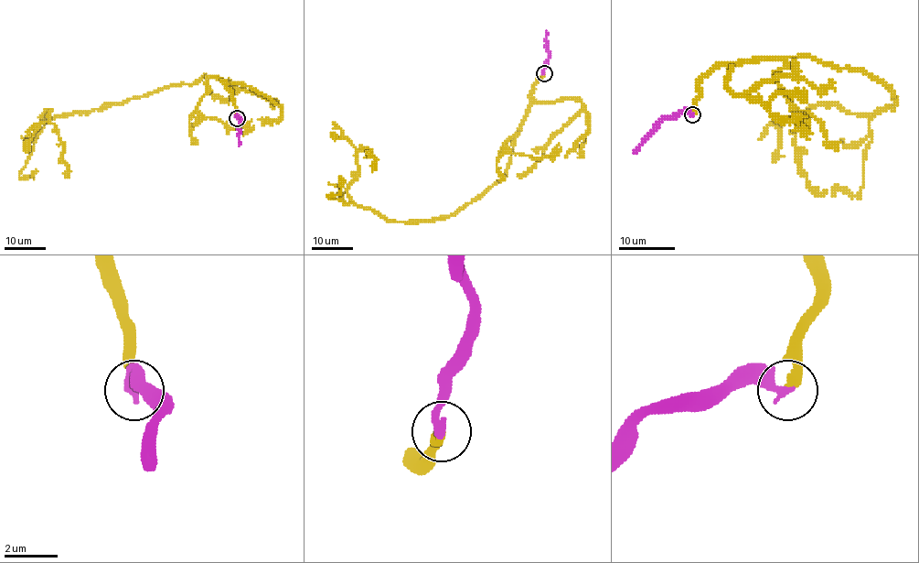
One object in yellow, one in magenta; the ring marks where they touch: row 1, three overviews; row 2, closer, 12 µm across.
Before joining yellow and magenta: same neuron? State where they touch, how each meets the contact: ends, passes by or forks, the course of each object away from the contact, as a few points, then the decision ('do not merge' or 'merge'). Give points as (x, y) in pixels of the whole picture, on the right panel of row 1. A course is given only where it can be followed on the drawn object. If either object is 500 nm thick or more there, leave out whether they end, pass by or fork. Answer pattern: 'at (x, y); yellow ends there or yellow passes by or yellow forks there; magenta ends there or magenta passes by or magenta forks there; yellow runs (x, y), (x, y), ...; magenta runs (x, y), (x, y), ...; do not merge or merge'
at (692, 114); yellow ends there; magenta ends there; yellow runs (692, 114), (712, 70), (766, 58), (881, 80), (892, 105), (814, 104), (796, 121), (800, 171), (826, 190); magenta runs (692, 114), (678, 113), (664, 118), (635, 154); merge

